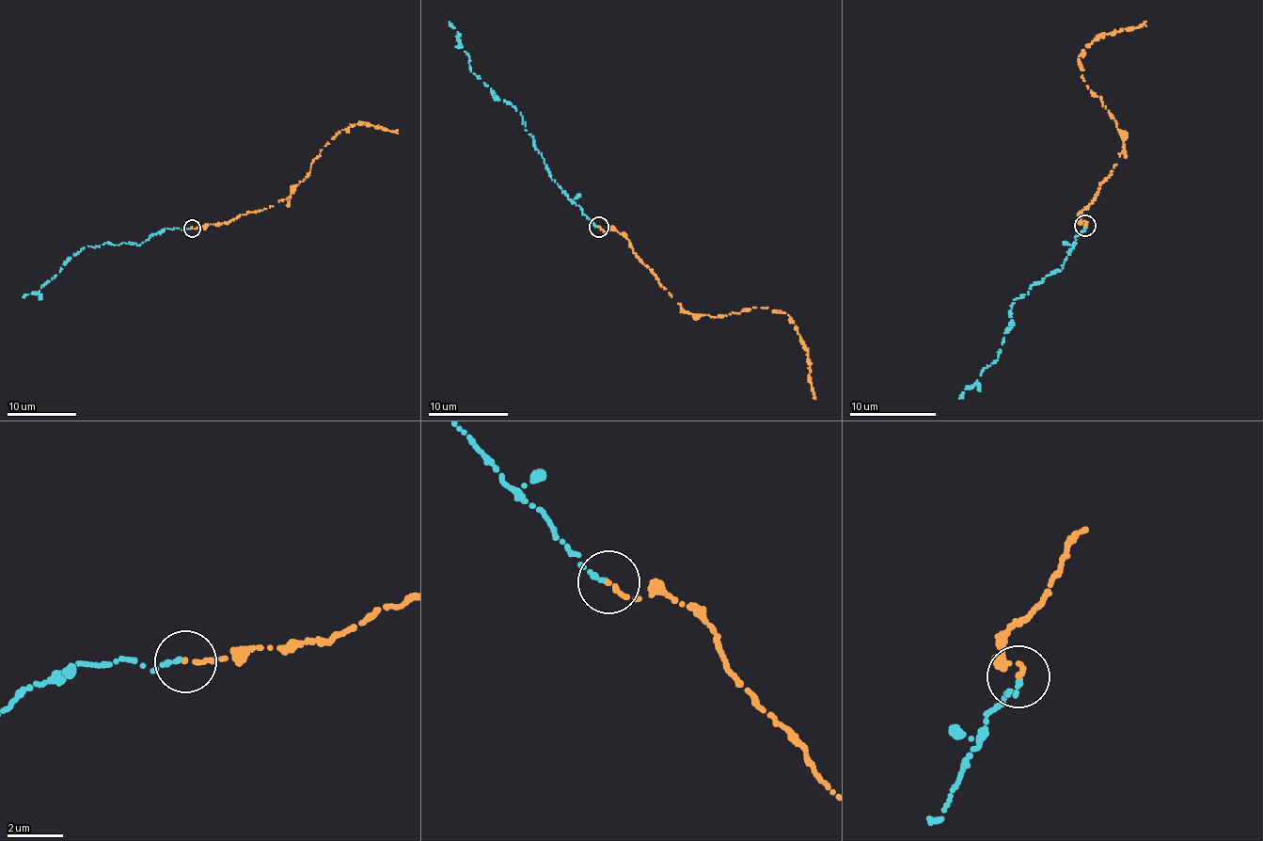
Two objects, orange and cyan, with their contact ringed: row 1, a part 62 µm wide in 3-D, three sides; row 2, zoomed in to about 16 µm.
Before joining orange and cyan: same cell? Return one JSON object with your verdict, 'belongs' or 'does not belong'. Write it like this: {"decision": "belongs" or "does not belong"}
{"decision": "belongs"}

